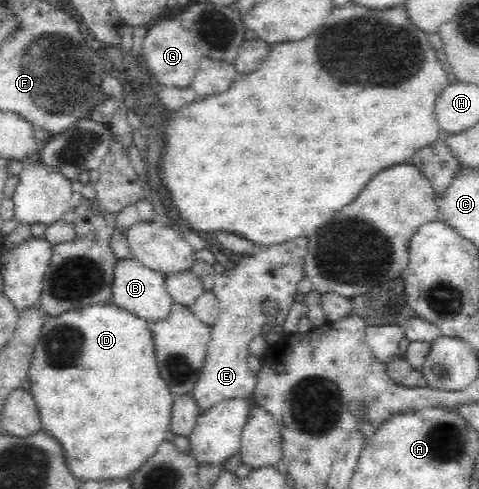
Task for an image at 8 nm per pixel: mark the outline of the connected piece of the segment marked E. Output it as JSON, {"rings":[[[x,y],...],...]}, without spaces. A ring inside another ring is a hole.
{"rings":[[[297,237],[297,239],[285,243],[282,247],[273,247],[269,250],[262,249],[262,252],[257,255],[251,254],[251,257],[243,259],[241,263],[237,263],[237,266],[234,266],[234,269],[229,271],[229,273],[218,270],[218,279],[211,293],[218,301],[220,315],[217,323],[211,326],[207,351],[205,352],[201,367],[198,369],[199,377],[190,392],[191,398],[194,401],[194,407],[196,407],[194,409],[195,417],[200,417],[205,411],[223,399],[239,395],[253,395],[255,387],[254,375],[246,362],[249,356],[248,345],[251,339],[261,334],[264,325],[267,324],[271,327],[281,325],[286,320],[291,305],[296,300],[299,282],[306,278],[304,258],[307,243],[307,238]]]}

